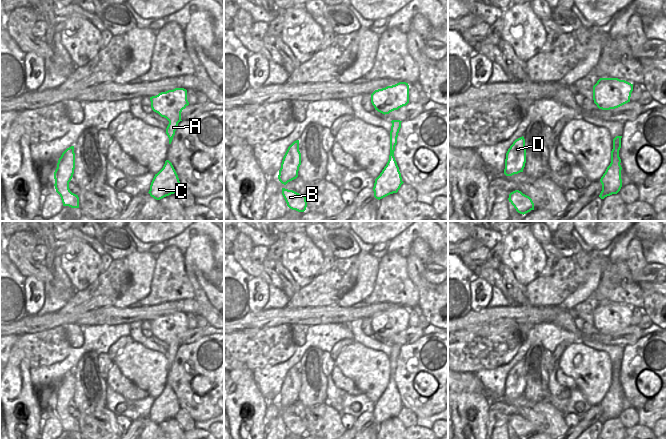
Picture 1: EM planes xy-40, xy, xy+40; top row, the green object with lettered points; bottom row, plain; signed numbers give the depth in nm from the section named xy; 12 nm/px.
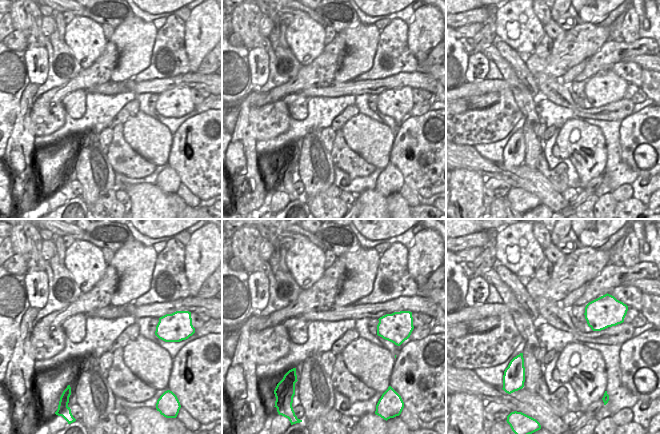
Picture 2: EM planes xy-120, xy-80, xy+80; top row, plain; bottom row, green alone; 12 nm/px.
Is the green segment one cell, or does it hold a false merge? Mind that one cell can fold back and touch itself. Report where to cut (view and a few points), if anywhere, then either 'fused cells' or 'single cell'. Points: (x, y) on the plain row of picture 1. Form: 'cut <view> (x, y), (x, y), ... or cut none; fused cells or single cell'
cut none; single cell

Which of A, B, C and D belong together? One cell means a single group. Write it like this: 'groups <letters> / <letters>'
groups A B C D

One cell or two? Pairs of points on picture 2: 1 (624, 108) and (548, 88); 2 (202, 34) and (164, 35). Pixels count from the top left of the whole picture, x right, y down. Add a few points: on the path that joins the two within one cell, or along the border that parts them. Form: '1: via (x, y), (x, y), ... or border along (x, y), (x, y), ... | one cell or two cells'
1: via (605, 110), (579, 112), (567, 102) | one cell
2: border along (184, 22), (184, 50), (188, 57) | two cells

